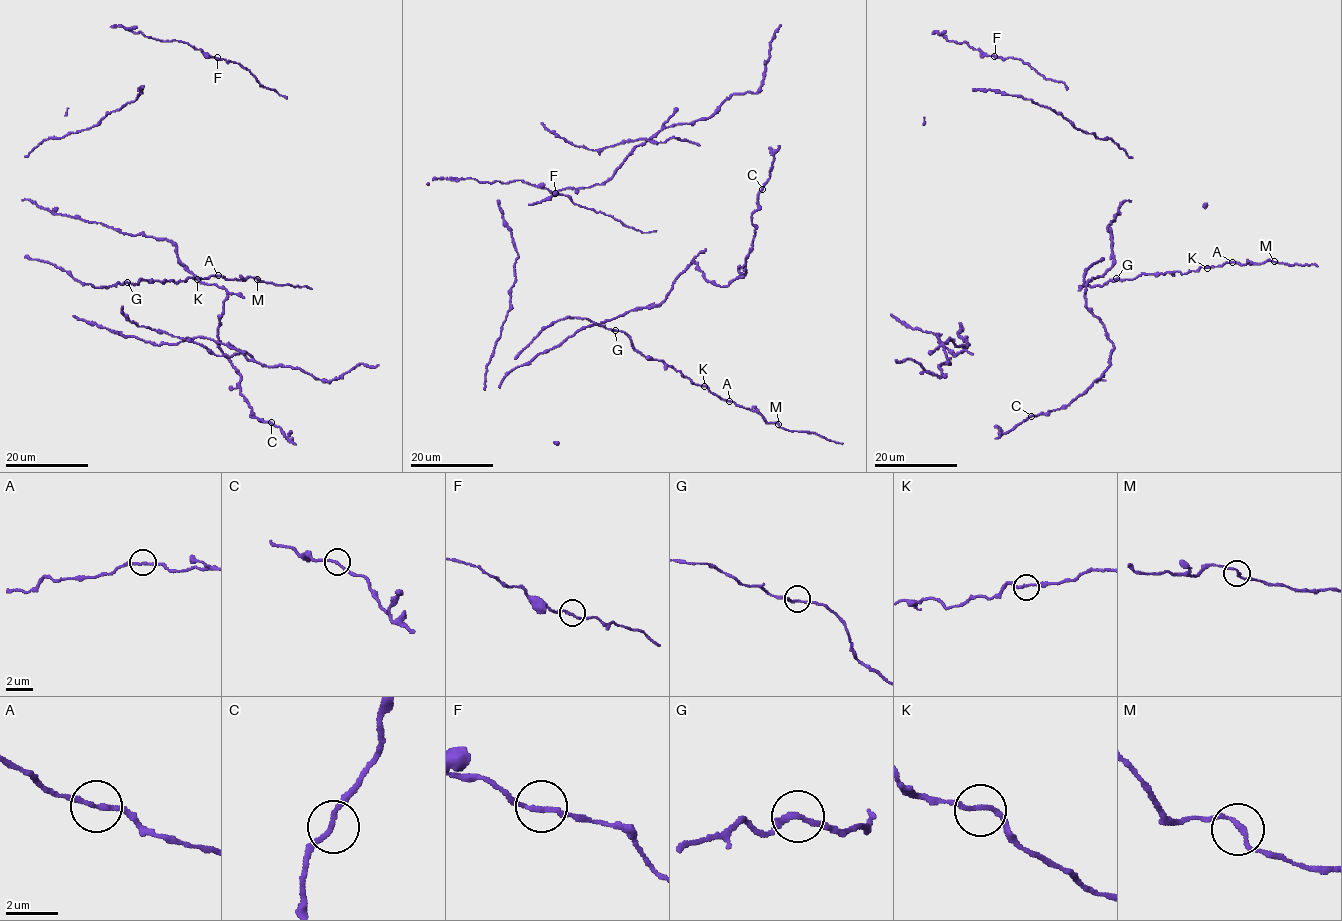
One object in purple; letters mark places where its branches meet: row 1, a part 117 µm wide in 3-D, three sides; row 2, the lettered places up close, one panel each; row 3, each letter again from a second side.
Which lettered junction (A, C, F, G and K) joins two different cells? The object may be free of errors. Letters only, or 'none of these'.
none of these

